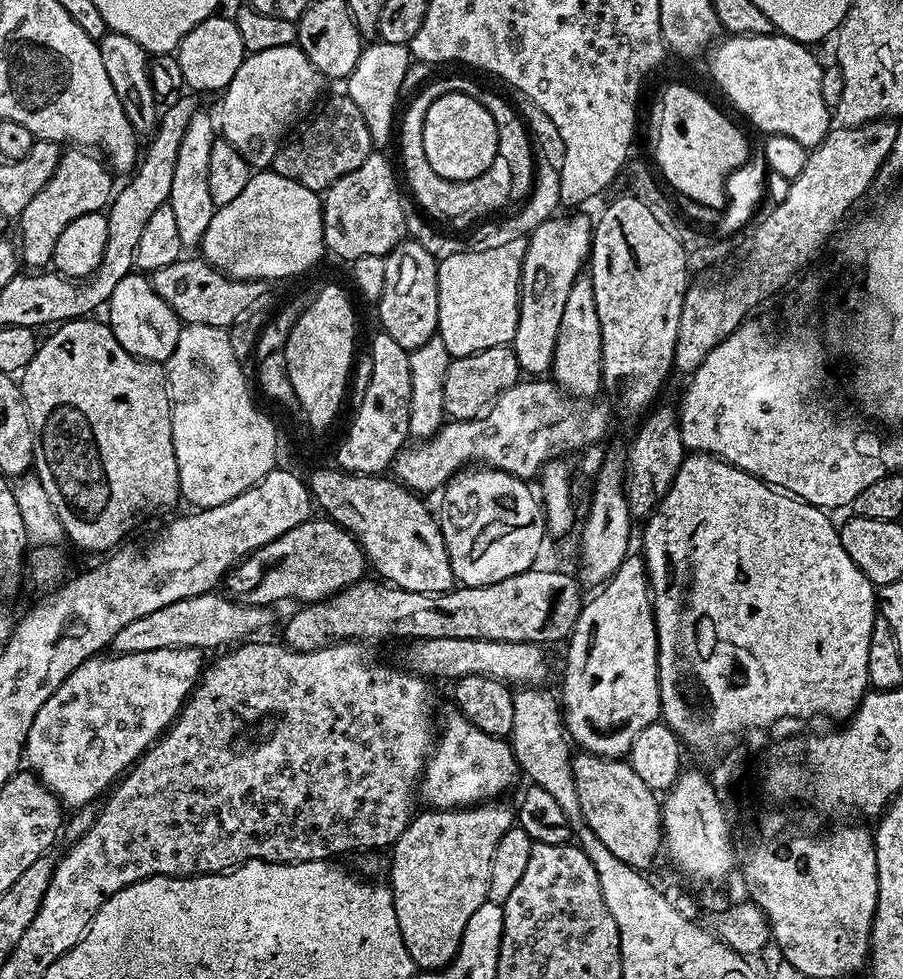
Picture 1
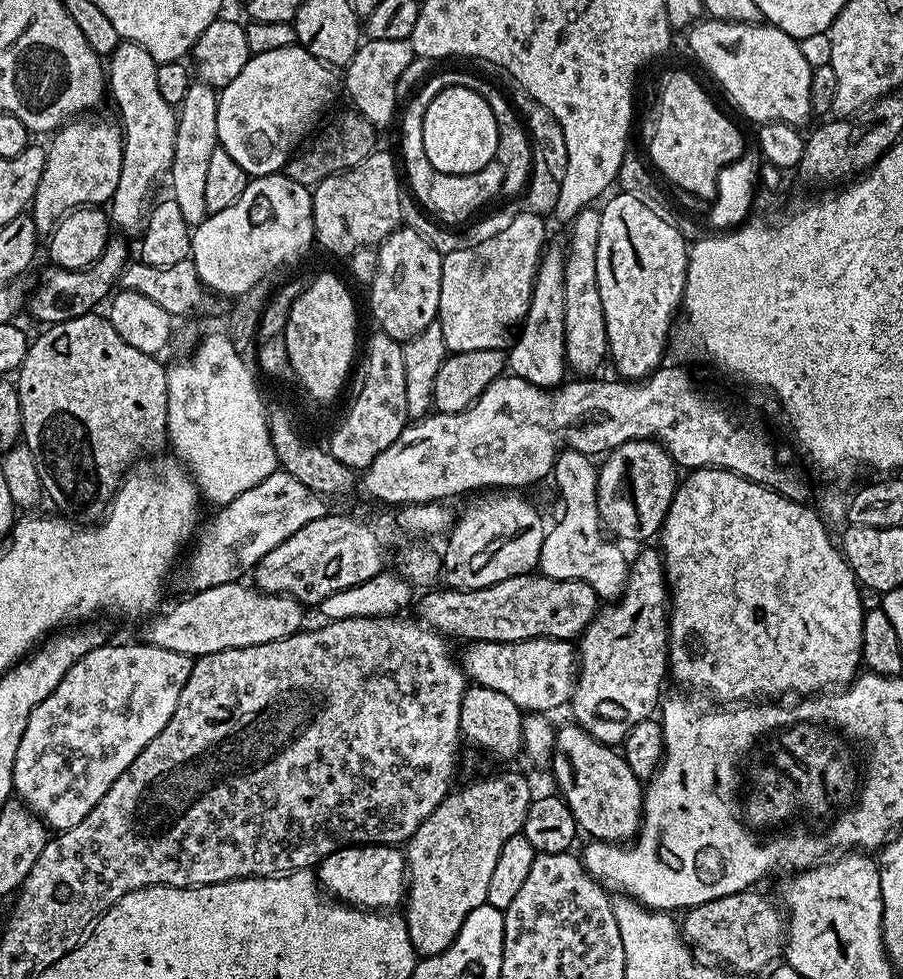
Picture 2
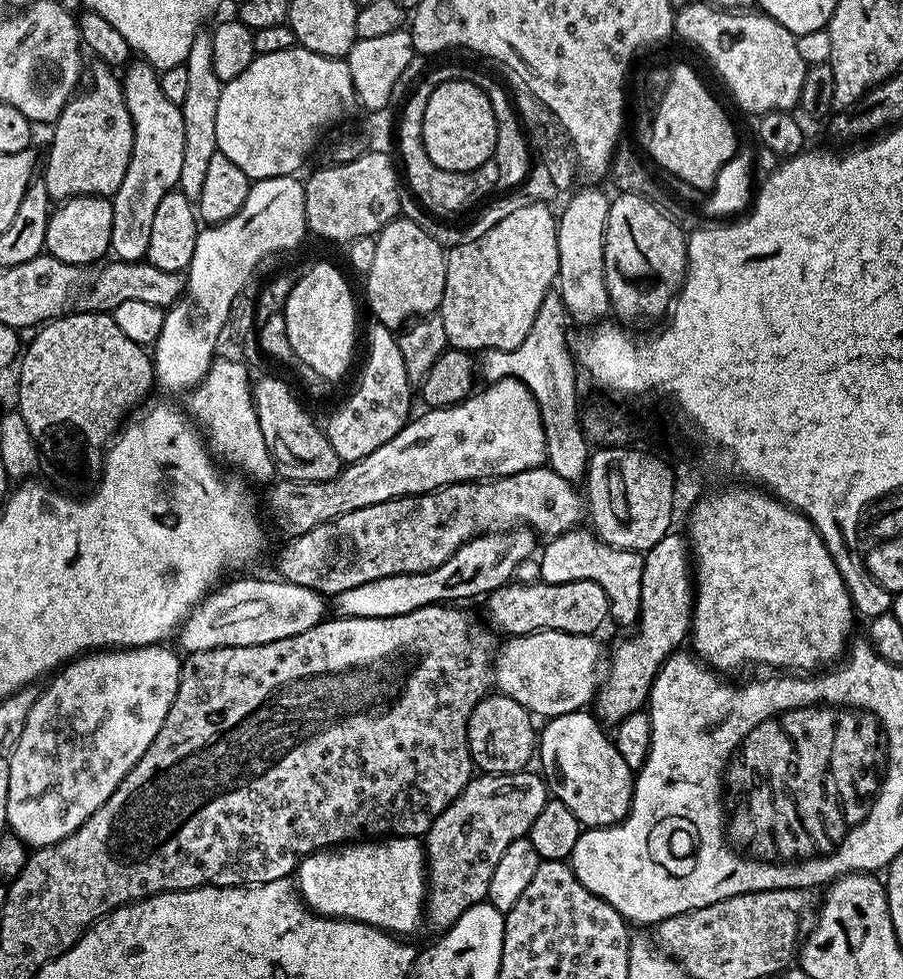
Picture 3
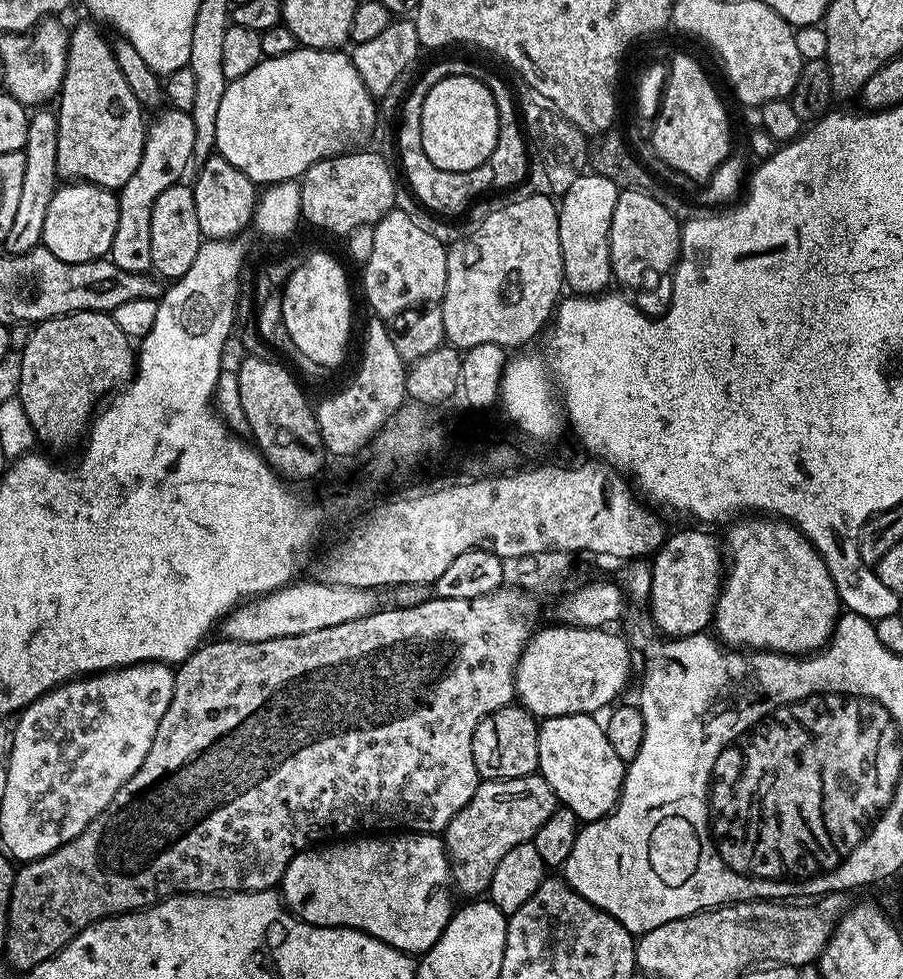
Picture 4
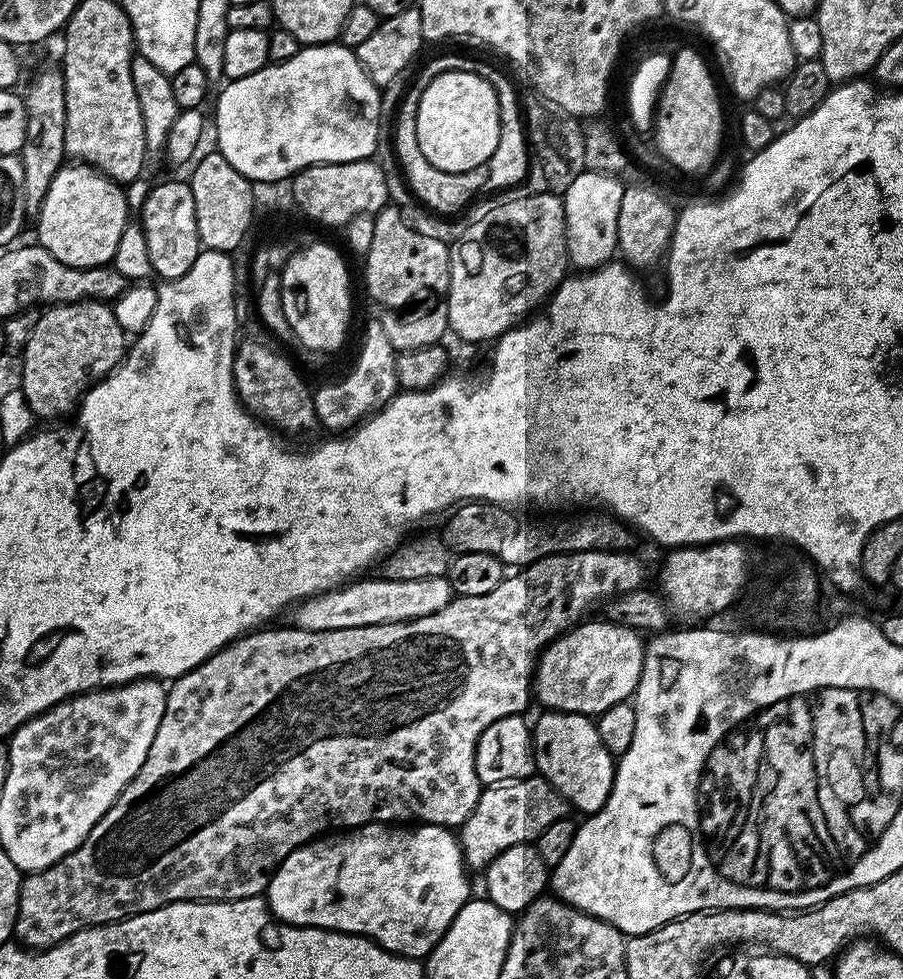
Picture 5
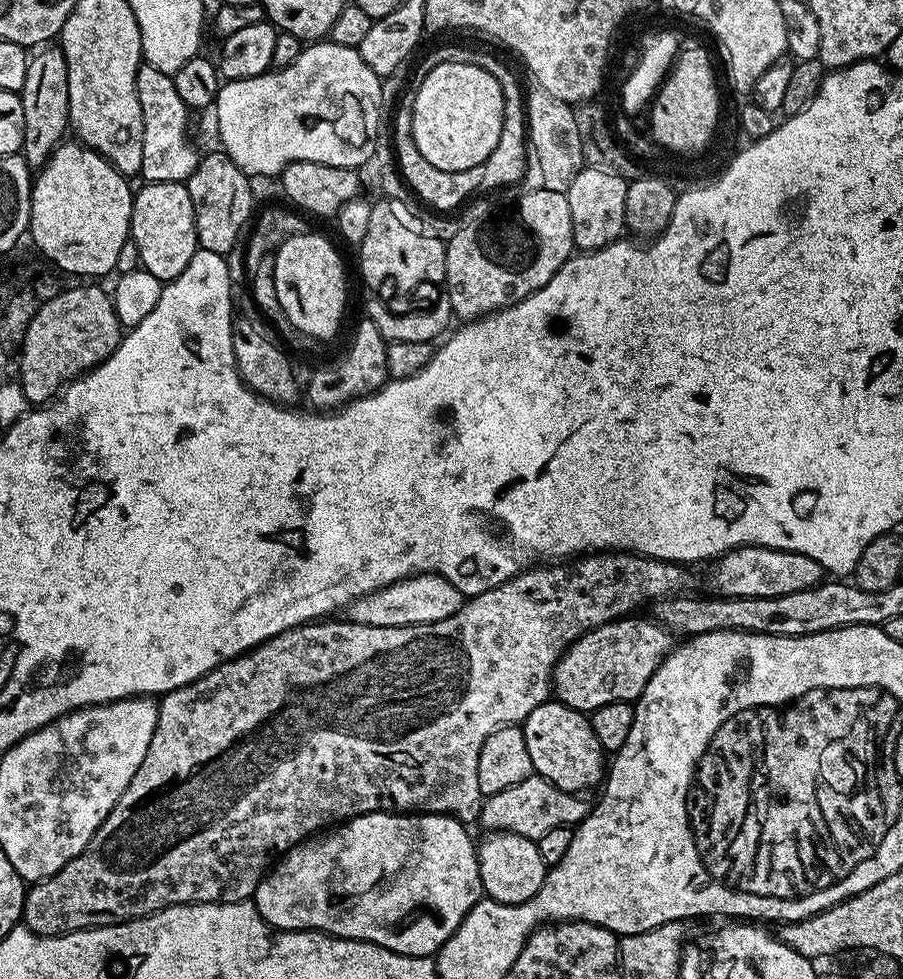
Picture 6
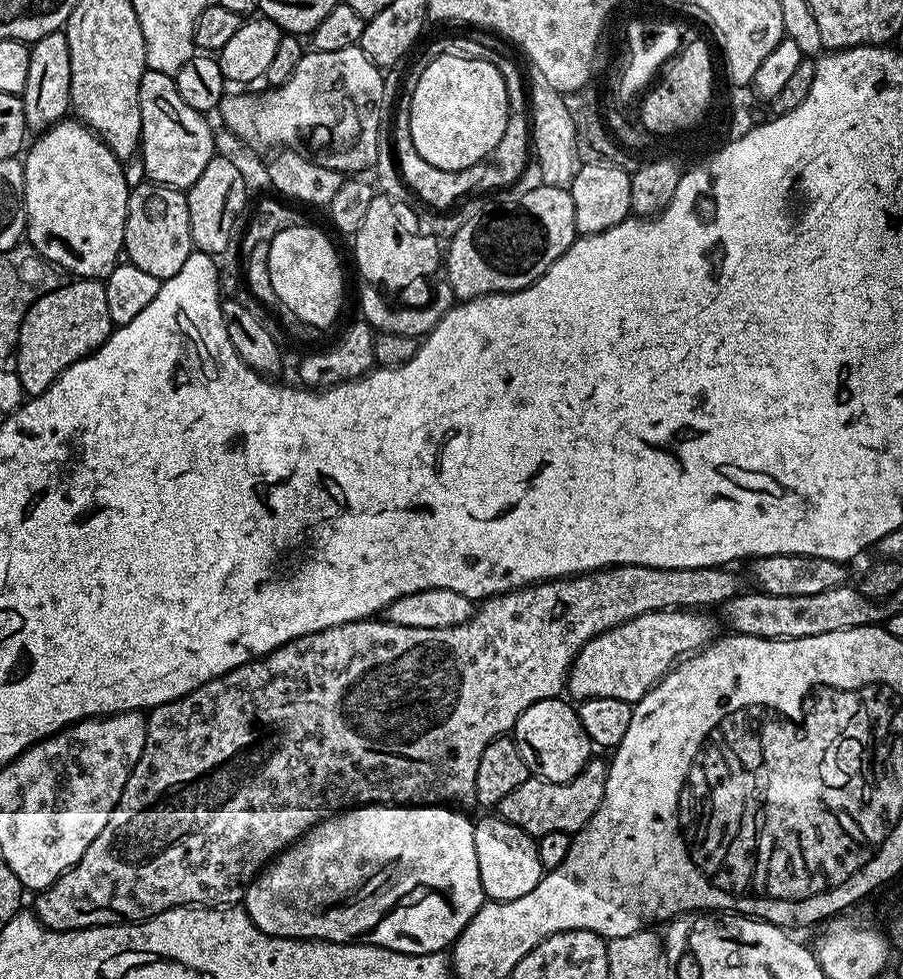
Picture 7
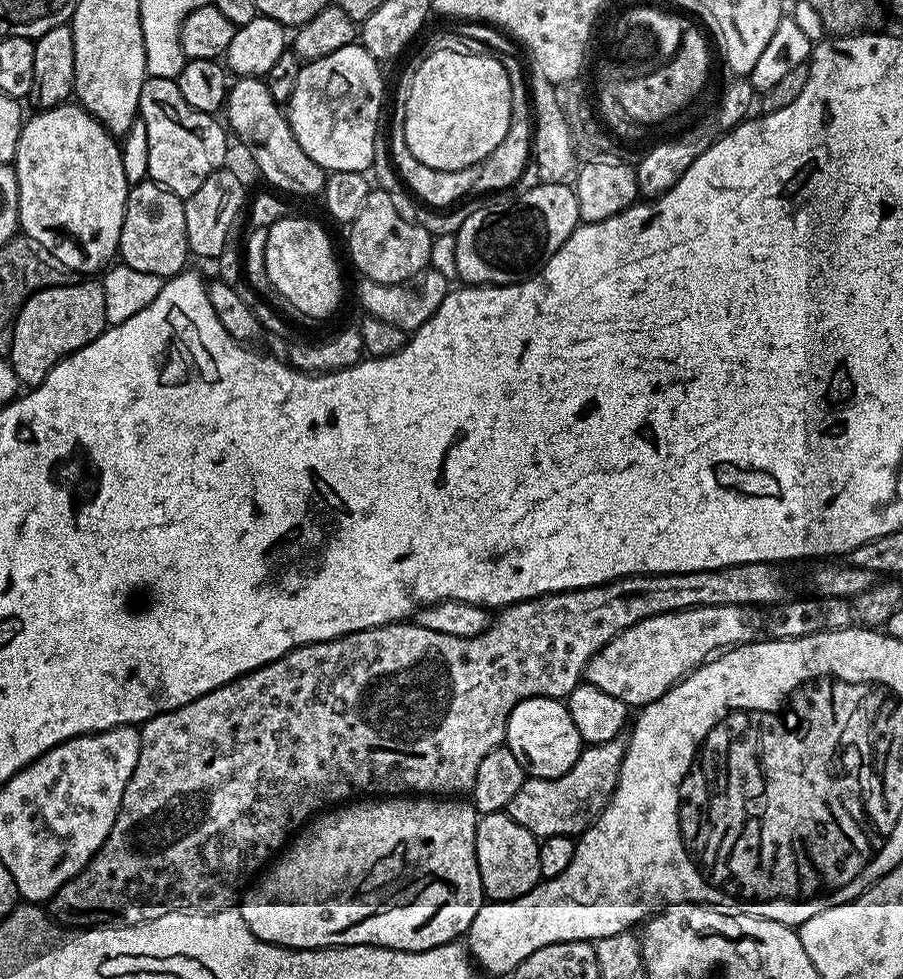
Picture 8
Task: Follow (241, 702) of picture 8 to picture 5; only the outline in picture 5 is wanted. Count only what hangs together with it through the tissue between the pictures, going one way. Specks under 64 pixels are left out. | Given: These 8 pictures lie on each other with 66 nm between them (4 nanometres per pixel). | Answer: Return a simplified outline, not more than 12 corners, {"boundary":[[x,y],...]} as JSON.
{"boundary":[[628,550],[424,618],[264,626],[21,879],[29,950],[261,895],[295,848],[459,829],[476,743]]}

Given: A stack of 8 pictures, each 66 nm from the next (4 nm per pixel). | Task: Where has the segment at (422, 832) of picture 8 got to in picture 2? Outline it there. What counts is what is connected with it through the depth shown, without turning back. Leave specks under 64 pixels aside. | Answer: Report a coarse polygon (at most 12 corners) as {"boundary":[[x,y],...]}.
{"boundary":[[391,844],[339,848],[318,865],[329,897],[392,910],[406,856]]}

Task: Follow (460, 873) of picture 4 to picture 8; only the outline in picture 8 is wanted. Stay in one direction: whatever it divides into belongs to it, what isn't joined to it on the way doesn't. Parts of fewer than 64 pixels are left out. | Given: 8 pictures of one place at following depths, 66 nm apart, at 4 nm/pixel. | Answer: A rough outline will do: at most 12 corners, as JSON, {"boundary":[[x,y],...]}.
{"boundary":[[590,744],[506,809],[537,838],[579,837],[614,794],[625,747]]}

